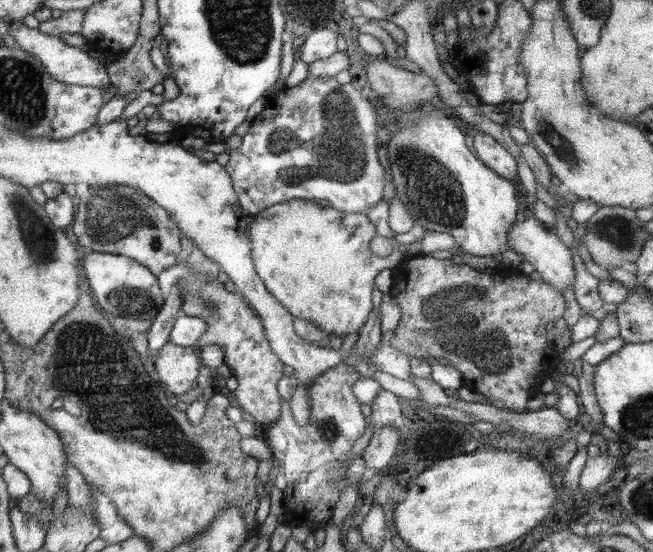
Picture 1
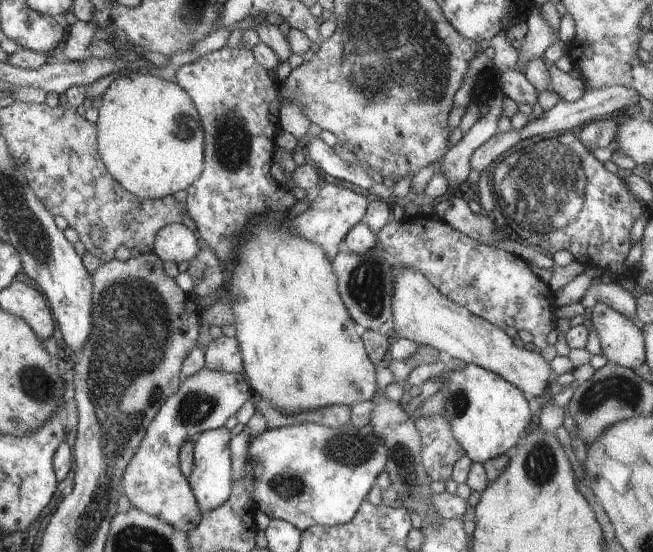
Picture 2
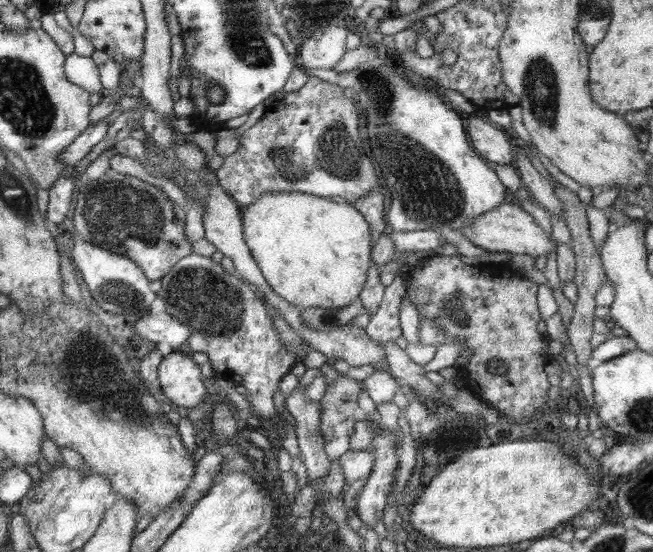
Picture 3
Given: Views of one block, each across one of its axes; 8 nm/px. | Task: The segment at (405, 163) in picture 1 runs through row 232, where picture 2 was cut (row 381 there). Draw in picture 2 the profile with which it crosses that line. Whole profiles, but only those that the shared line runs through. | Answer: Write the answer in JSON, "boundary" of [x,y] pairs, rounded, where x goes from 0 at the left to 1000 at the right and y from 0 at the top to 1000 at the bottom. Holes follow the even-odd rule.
{"boundary":[[[723,658],[703,674],[680,676],[674,685],[681,692],[674,708],[685,717],[681,739],[694,786],[724,839],[741,841],[769,828],[784,808],[795,808],[799,783],[815,764],[815,746],[795,701]]]}

